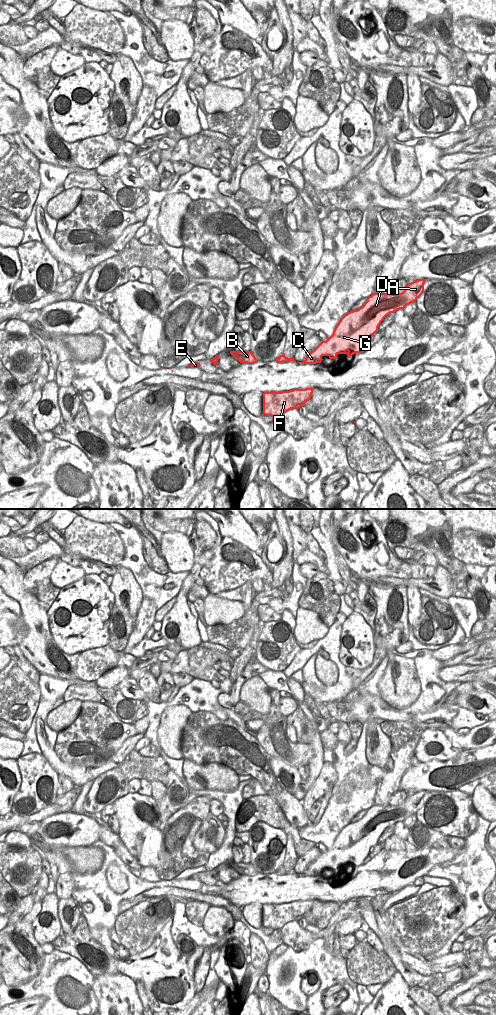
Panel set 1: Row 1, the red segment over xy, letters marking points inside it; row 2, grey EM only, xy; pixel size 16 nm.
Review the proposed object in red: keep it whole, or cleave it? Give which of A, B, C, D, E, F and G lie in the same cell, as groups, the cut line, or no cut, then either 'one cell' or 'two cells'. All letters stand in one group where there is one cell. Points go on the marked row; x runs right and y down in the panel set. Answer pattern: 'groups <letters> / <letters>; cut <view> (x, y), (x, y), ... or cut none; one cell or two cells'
groups A B C D E F G; cut none; one cell

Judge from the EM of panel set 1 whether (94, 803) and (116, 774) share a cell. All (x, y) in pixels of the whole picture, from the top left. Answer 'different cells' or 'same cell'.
same cell

